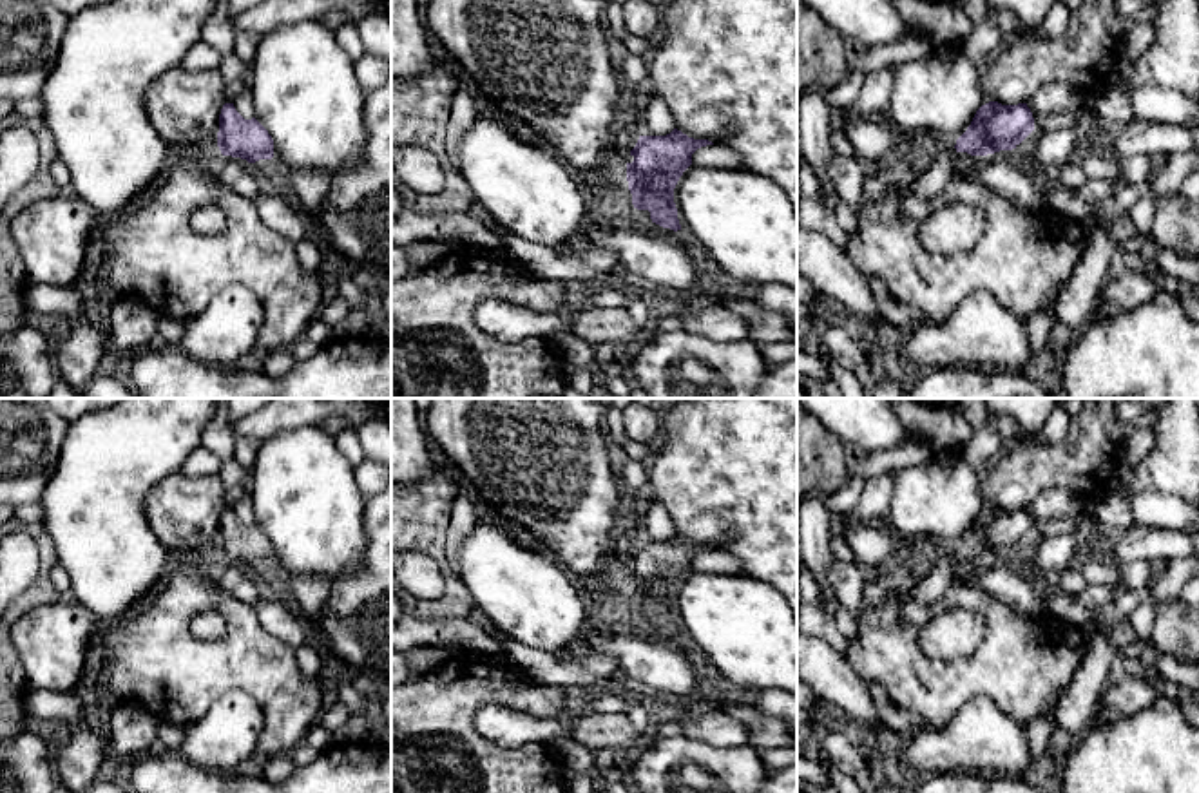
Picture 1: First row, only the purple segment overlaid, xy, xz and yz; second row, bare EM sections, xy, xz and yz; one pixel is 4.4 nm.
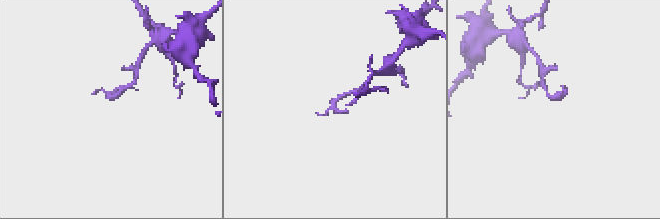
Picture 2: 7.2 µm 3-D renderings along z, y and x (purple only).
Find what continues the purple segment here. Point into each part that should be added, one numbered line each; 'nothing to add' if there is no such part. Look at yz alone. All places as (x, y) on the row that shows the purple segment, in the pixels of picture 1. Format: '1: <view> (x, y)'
1: yz (1006, 176)

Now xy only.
1: xy (238, 174)

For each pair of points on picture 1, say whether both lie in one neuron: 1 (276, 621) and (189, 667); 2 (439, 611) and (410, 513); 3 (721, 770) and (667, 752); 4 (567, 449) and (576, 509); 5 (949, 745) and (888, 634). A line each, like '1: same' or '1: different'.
1: different
2: same
3: same
4: same
5: different

